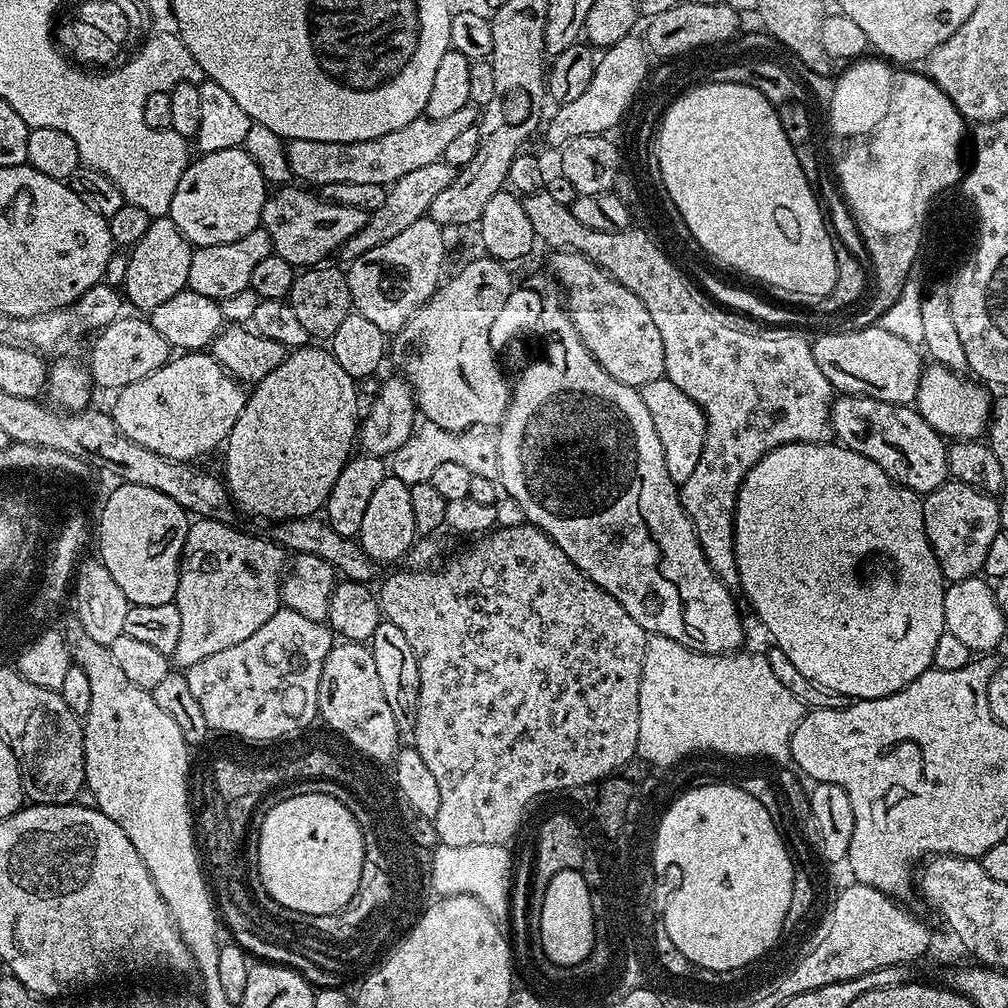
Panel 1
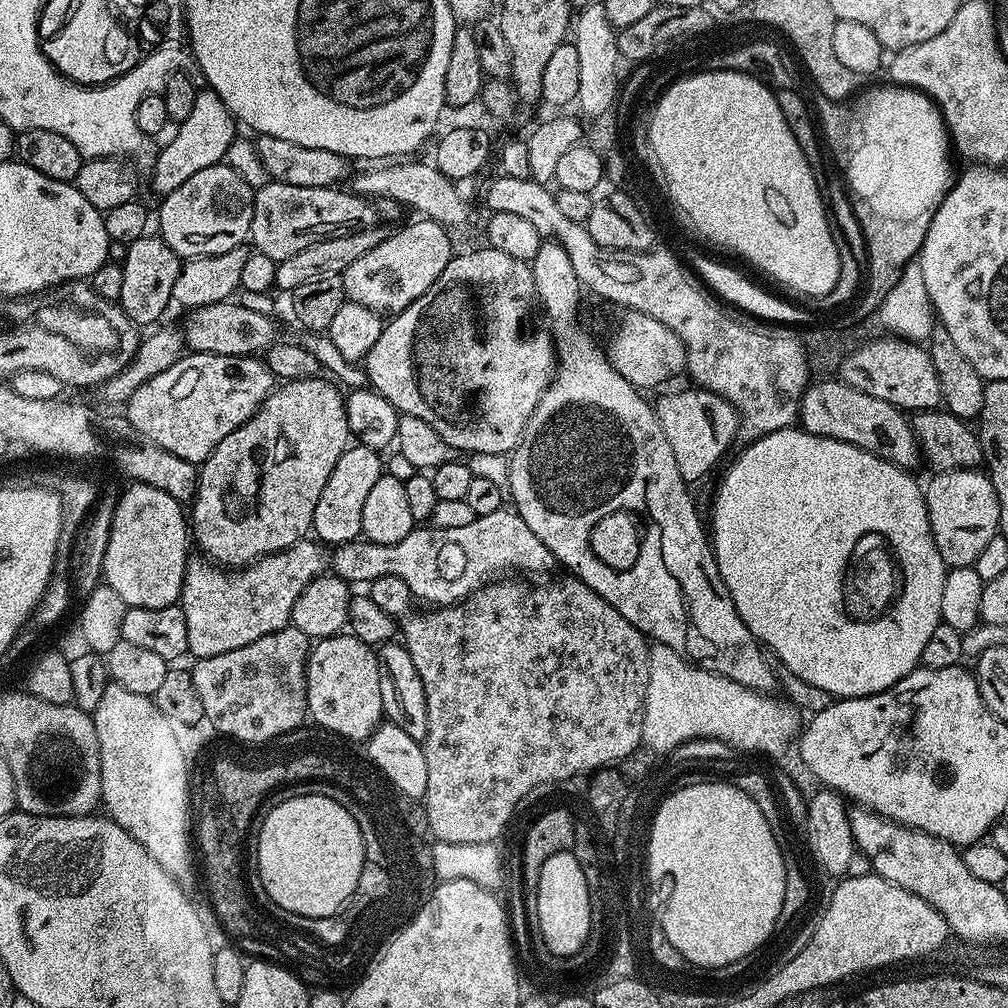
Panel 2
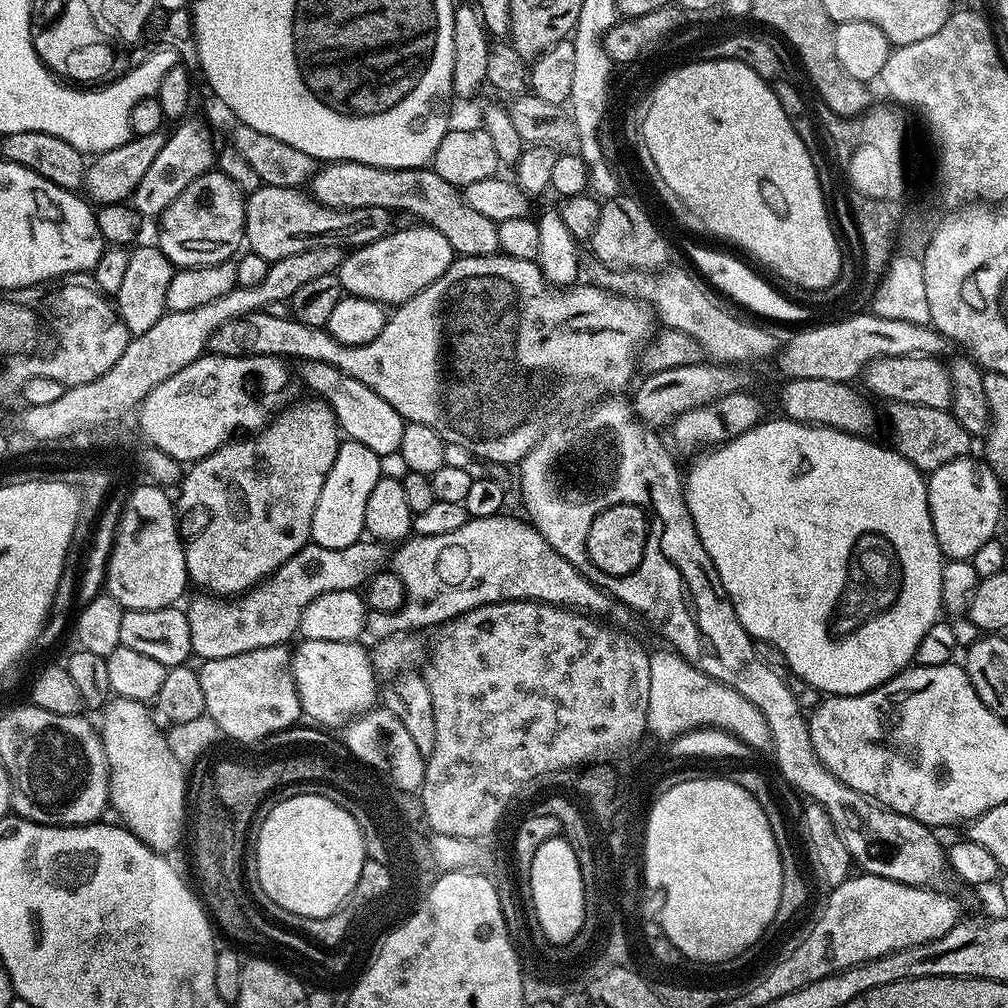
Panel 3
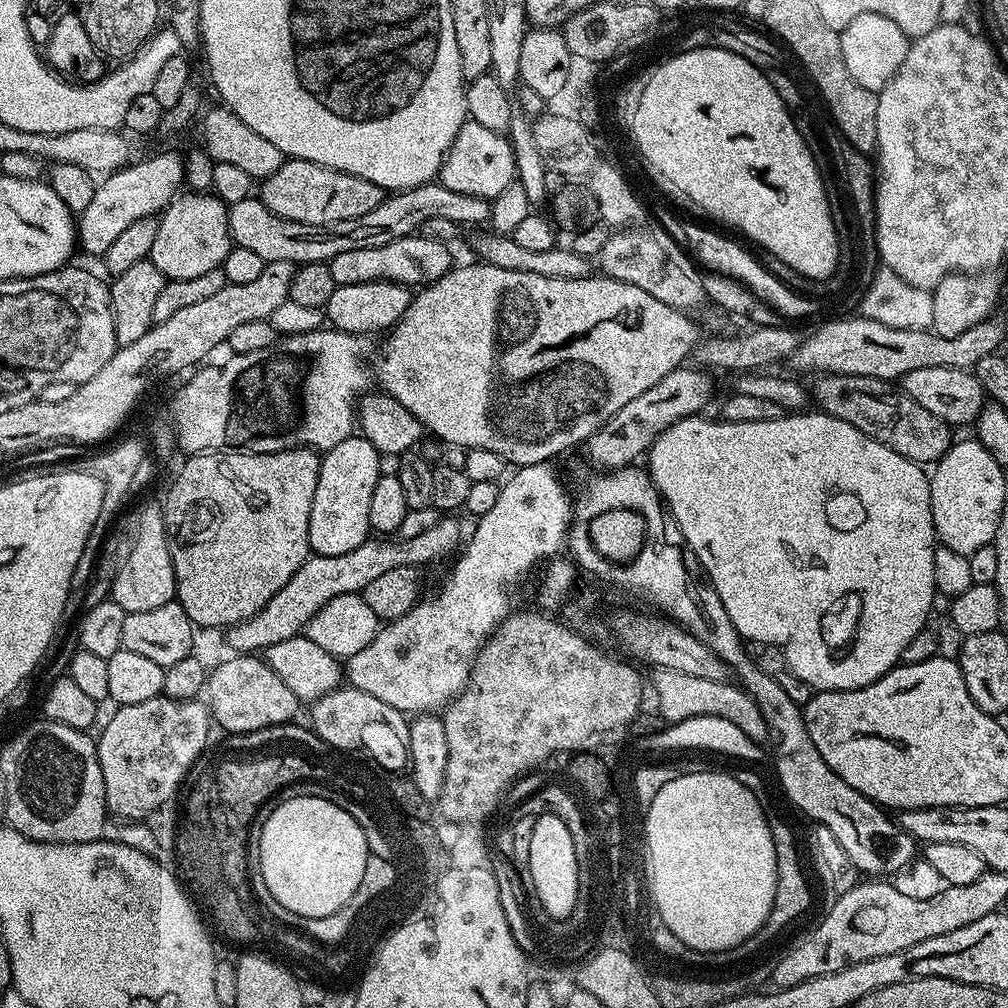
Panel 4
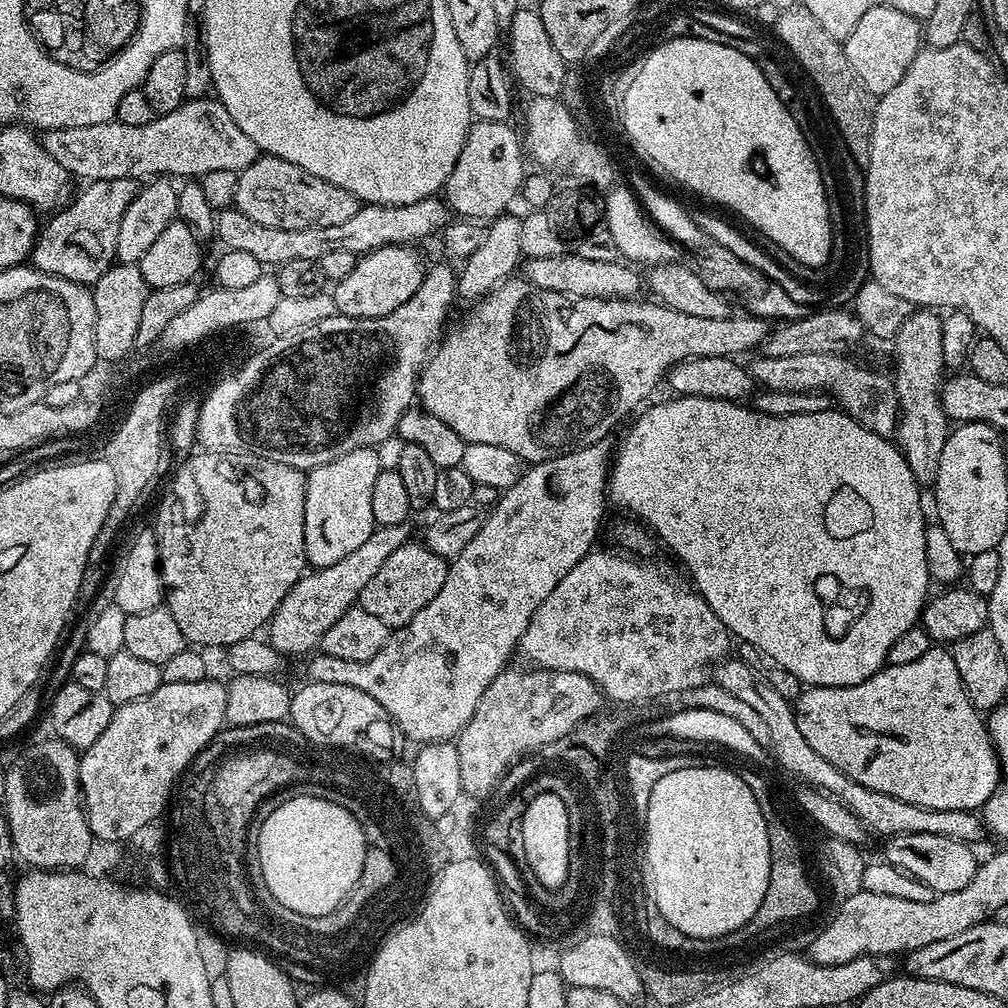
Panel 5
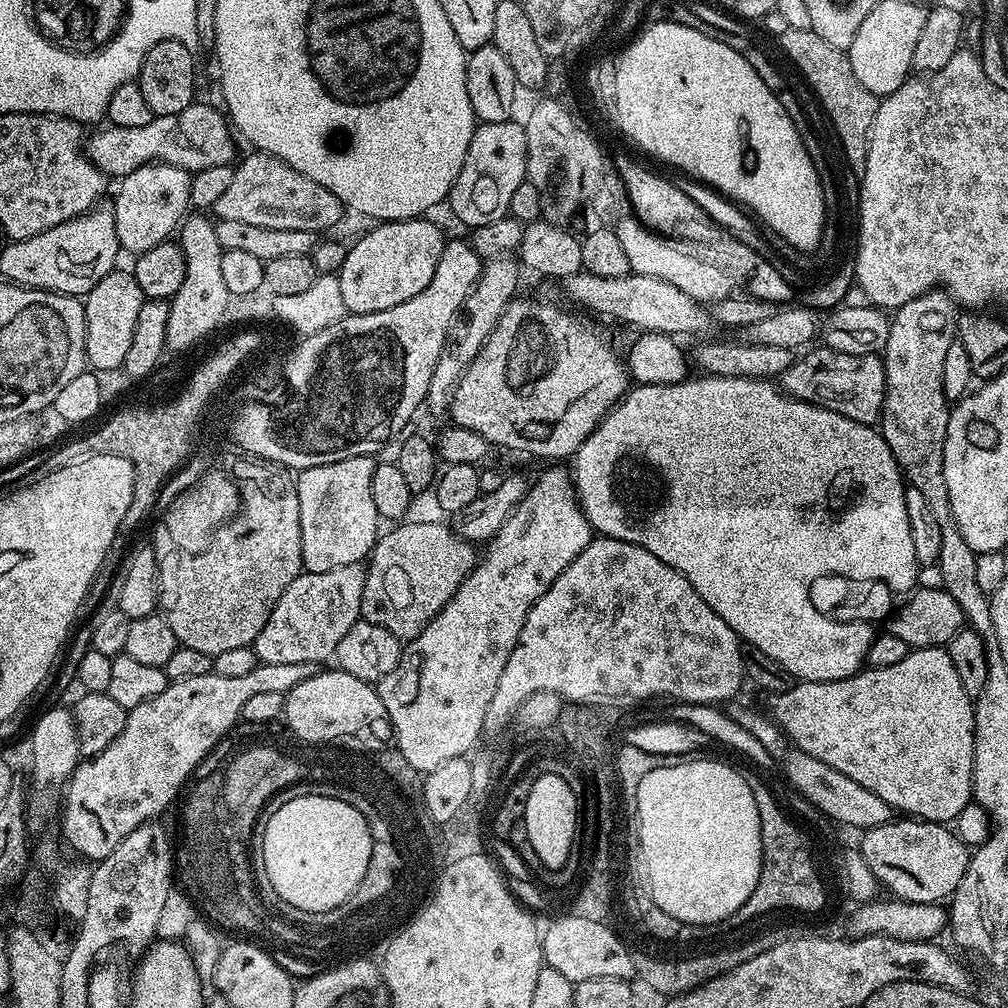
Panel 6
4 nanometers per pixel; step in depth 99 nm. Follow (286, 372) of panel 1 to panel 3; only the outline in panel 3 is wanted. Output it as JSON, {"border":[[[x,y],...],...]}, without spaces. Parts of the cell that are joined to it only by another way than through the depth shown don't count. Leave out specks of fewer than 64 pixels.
{"border":[[[316,403],[318,404],[300,404],[297,408],[290,409],[289,412],[282,413],[283,411],[281,411],[273,419],[269,427],[249,435],[247,438],[240,438],[244,440],[237,439],[235,442],[225,444],[224,447],[210,453],[206,458],[195,461],[189,467],[192,469],[185,476],[183,473],[182,479],[178,484],[178,495],[192,496],[194,498],[194,500],[186,500],[186,502],[198,502],[196,506],[192,506],[188,510],[206,510],[206,512],[196,514],[196,522],[190,522],[190,520],[178,521],[180,540],[184,543],[184,557],[186,558],[188,579],[193,585],[197,584],[198,587],[204,588],[200,590],[216,598],[235,598],[247,592],[249,588],[255,588],[261,580],[265,580],[273,572],[278,571],[289,558],[294,554],[298,554],[298,550],[302,550],[304,545],[309,543],[312,534],[314,506],[318,506],[318,494],[322,494],[322,482],[326,482],[326,474],[330,474],[330,466],[334,466],[334,458],[338,454],[342,443],[342,432],[337,427],[335,414],[326,403]]]}

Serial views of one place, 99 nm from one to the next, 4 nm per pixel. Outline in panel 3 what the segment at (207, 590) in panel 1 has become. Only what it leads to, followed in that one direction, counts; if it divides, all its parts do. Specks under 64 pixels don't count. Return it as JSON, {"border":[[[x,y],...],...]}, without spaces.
{"border":[[[361,538],[355,544],[346,546],[345,548],[327,548],[326,546],[318,546],[314,543],[307,543],[302,550],[298,550],[298,554],[294,554],[289,558],[278,571],[273,572],[272,575],[261,580],[255,588],[249,588],[247,592],[235,598],[213,598],[211,595],[201,595],[201,600],[196,600],[192,605],[187,605],[186,611],[188,614],[188,621],[190,622],[190,642],[192,643],[192,651],[199,657],[201,661],[213,660],[214,658],[230,658],[230,654],[246,654],[246,650],[262,650],[266,646],[278,646],[279,644],[287,645],[288,639],[293,635],[294,637],[300,631],[300,619],[302,618],[302,610],[306,610],[306,606],[310,606],[310,602],[314,602],[314,598],[318,598],[321,594],[330,594],[334,590],[360,590],[367,585],[368,581],[373,576],[377,576],[380,572],[385,571],[387,562],[389,563],[390,556],[384,553],[385,545],[377,542],[371,538]]]}

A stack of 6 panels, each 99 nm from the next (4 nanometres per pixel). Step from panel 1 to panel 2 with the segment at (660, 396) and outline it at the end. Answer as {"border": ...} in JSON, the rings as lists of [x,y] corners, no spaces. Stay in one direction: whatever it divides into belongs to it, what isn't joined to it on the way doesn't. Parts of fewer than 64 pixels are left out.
{"border":[[[690,386],[686,392],[668,392],[660,401],[655,401],[656,417],[662,426],[662,434],[666,434],[666,442],[670,442],[672,461],[678,465],[678,474],[689,482],[700,480],[720,459],[724,451],[736,442],[740,430],[740,413],[726,398],[713,392],[705,392],[699,387]]]}

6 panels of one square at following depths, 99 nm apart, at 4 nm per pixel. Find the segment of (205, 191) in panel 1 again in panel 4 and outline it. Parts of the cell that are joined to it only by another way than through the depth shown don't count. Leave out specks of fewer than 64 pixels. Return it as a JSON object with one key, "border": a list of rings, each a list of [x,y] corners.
{"border":[[[188,190],[177,195],[176,199],[163,212],[159,213],[156,220],[158,234],[154,234],[154,246],[150,257],[154,266],[158,266],[158,270],[162,270],[162,274],[168,280],[198,278],[198,274],[206,274],[206,270],[221,267],[226,254],[234,247],[230,234],[228,210],[229,205],[222,203],[215,194]]]}

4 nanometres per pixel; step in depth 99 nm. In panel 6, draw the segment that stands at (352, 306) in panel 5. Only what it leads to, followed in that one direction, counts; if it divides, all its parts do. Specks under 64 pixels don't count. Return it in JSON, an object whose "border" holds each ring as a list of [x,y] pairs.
{"border":[[[432,218],[377,223],[356,245],[348,248],[338,275],[342,302],[351,315],[390,310],[390,306],[398,306],[430,286],[434,270],[438,270],[438,258],[442,258],[446,235],[428,219]]]}

